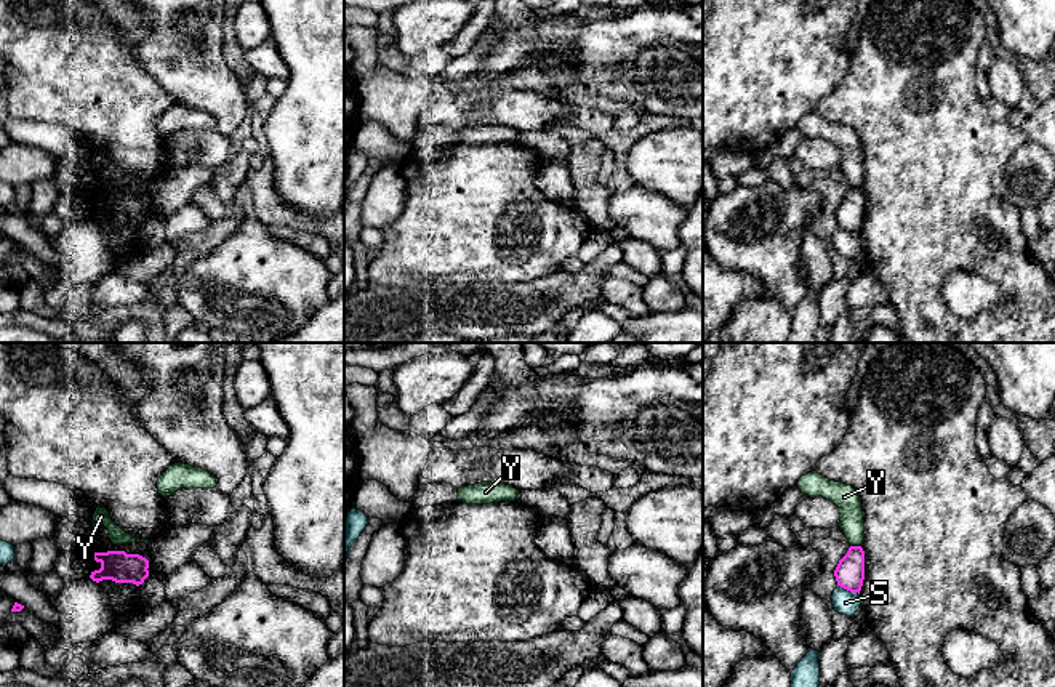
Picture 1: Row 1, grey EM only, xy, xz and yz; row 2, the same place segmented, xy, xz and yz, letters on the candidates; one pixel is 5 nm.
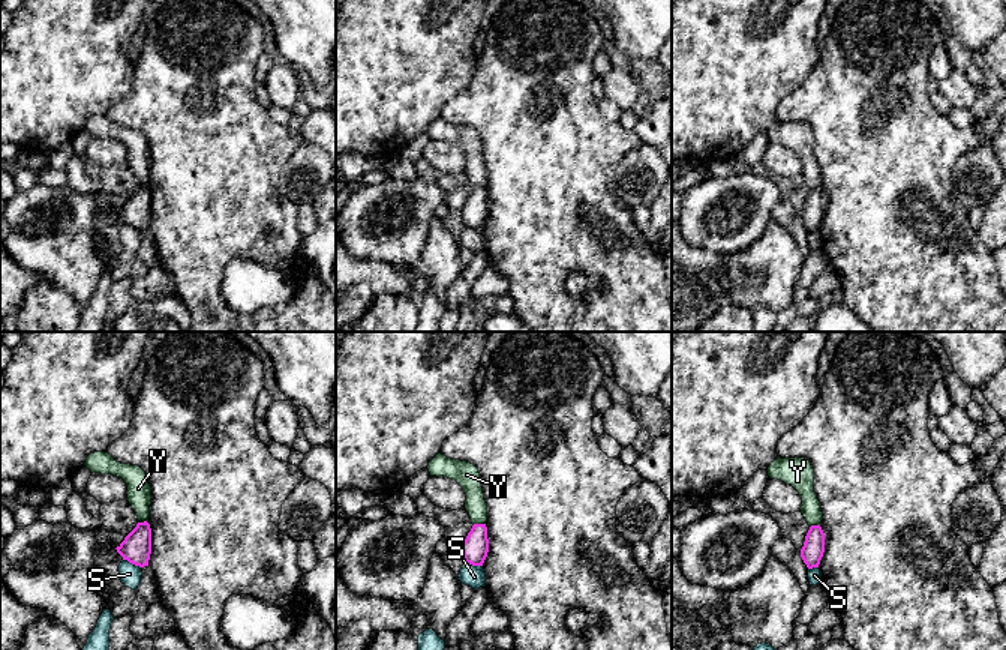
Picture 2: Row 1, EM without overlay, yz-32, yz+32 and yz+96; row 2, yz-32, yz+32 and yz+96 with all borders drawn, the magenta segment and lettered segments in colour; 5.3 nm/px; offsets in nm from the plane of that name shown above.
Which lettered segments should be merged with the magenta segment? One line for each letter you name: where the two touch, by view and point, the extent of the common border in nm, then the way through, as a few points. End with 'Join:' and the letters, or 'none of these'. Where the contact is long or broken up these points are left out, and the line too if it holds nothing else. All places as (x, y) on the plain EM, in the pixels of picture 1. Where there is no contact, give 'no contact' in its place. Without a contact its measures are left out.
Join: none of these

